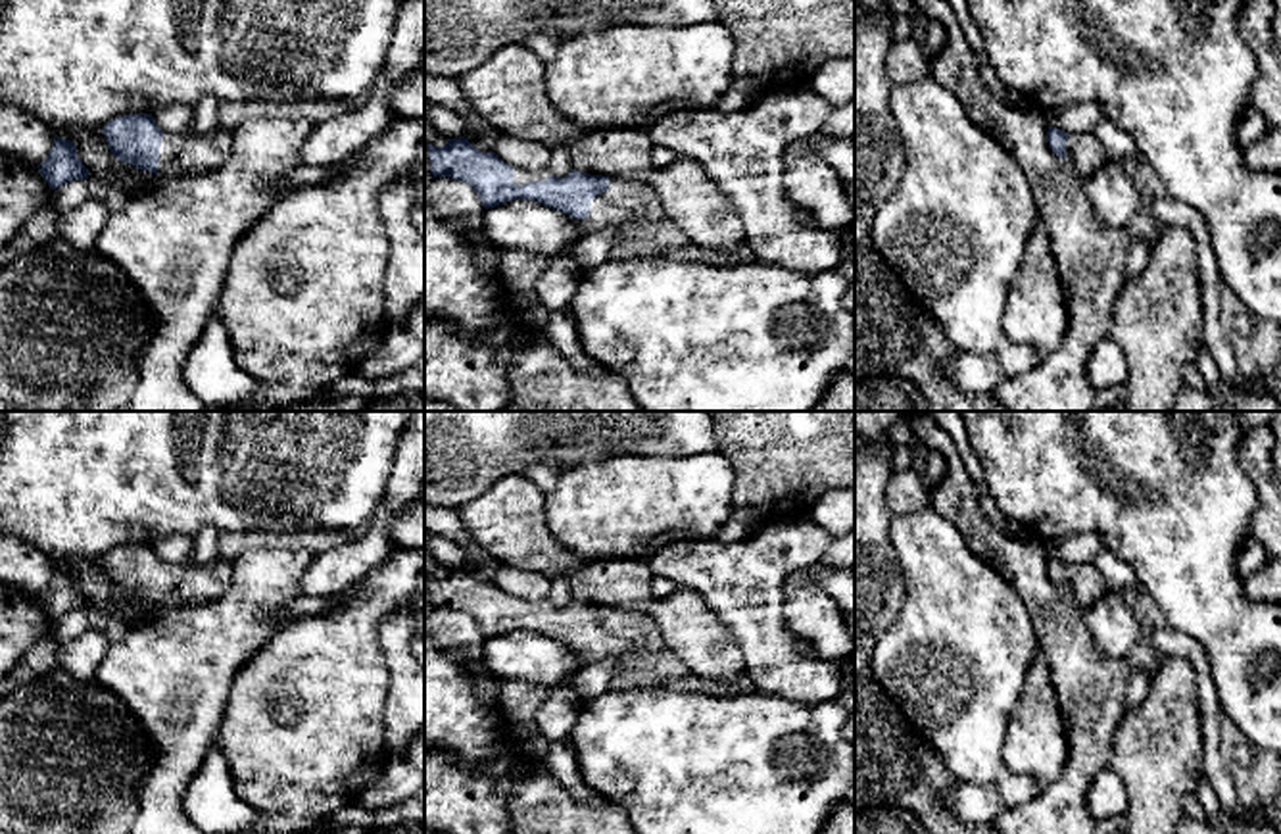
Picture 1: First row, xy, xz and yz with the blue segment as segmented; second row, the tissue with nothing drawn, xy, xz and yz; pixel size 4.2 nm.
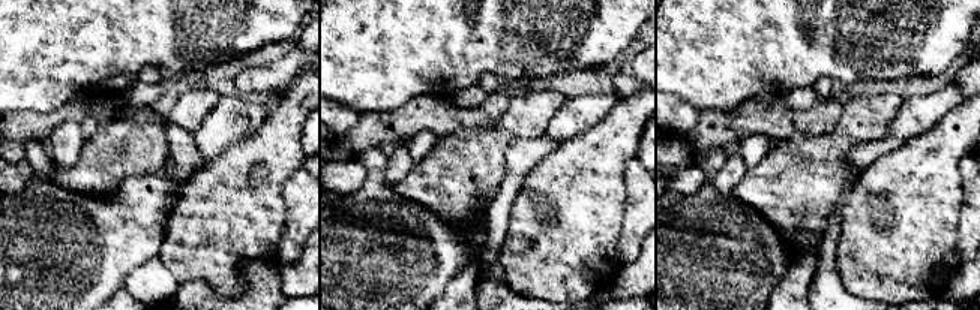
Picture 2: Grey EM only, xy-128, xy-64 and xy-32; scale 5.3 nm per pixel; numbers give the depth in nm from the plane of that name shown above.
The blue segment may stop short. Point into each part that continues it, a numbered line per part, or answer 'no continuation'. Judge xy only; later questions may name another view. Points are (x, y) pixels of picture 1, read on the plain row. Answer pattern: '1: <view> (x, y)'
1: xy (191, 583)

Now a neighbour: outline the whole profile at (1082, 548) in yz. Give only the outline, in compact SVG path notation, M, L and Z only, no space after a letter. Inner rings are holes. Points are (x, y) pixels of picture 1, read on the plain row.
M1076 534L1062 540L1047 540L1045 550L1049 557L1062 559L1070 565L1081 565L1106 552L1106 544L1099 534Z

